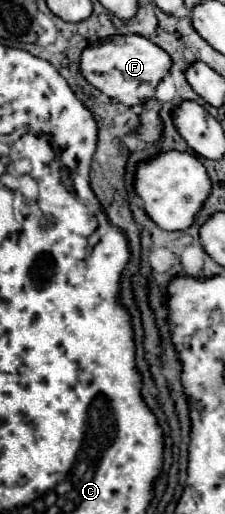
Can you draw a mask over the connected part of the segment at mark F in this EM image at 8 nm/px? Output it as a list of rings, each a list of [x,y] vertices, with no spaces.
[[[115,35],[88,44],[81,53],[81,75],[111,99],[125,105],[135,105],[153,99],[155,87],[169,71],[171,57],[153,41],[141,35]]]

